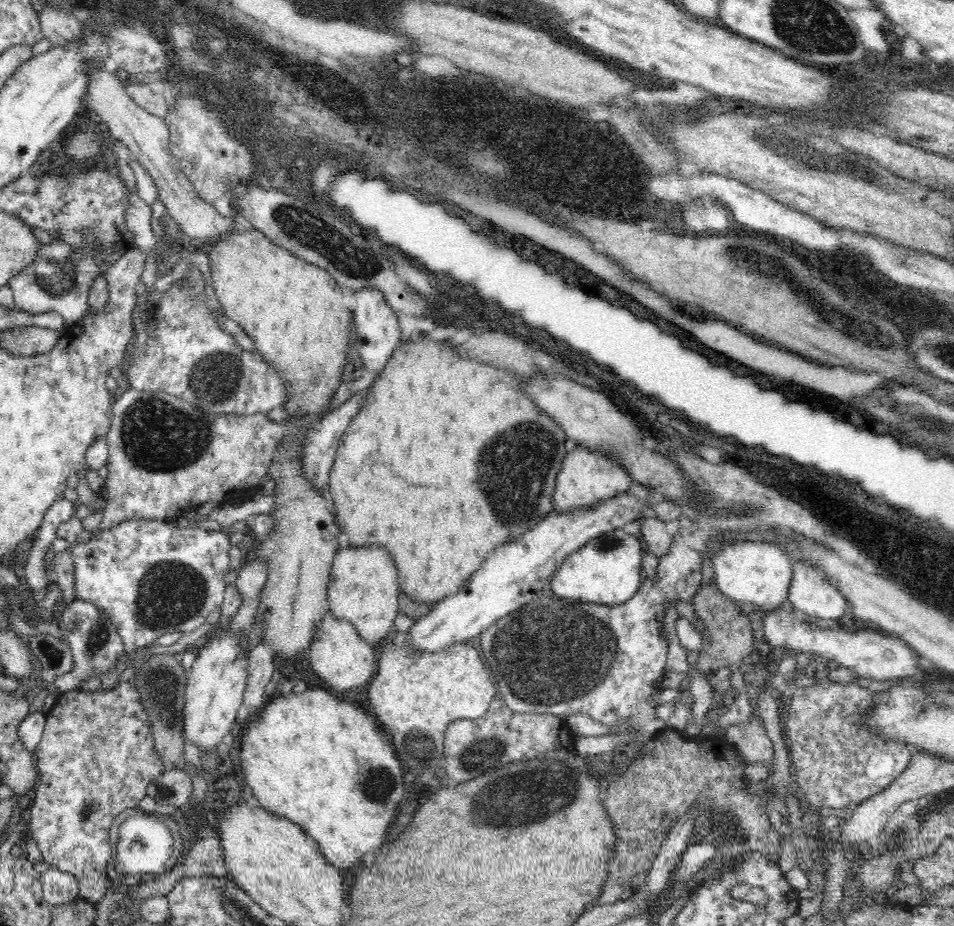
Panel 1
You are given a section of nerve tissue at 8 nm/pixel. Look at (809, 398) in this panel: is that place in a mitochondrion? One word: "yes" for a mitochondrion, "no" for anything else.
no

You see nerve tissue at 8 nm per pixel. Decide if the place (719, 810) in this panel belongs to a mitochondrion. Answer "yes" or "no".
yes

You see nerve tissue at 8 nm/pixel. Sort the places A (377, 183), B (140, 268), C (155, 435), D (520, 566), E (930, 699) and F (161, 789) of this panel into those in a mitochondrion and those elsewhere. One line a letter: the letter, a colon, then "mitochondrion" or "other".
A: other
B: other
C: mitochondrion
D: other
E: mitochondrion
F: mitochondrion

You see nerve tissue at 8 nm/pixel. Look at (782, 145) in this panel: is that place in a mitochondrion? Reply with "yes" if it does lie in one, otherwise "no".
yes

